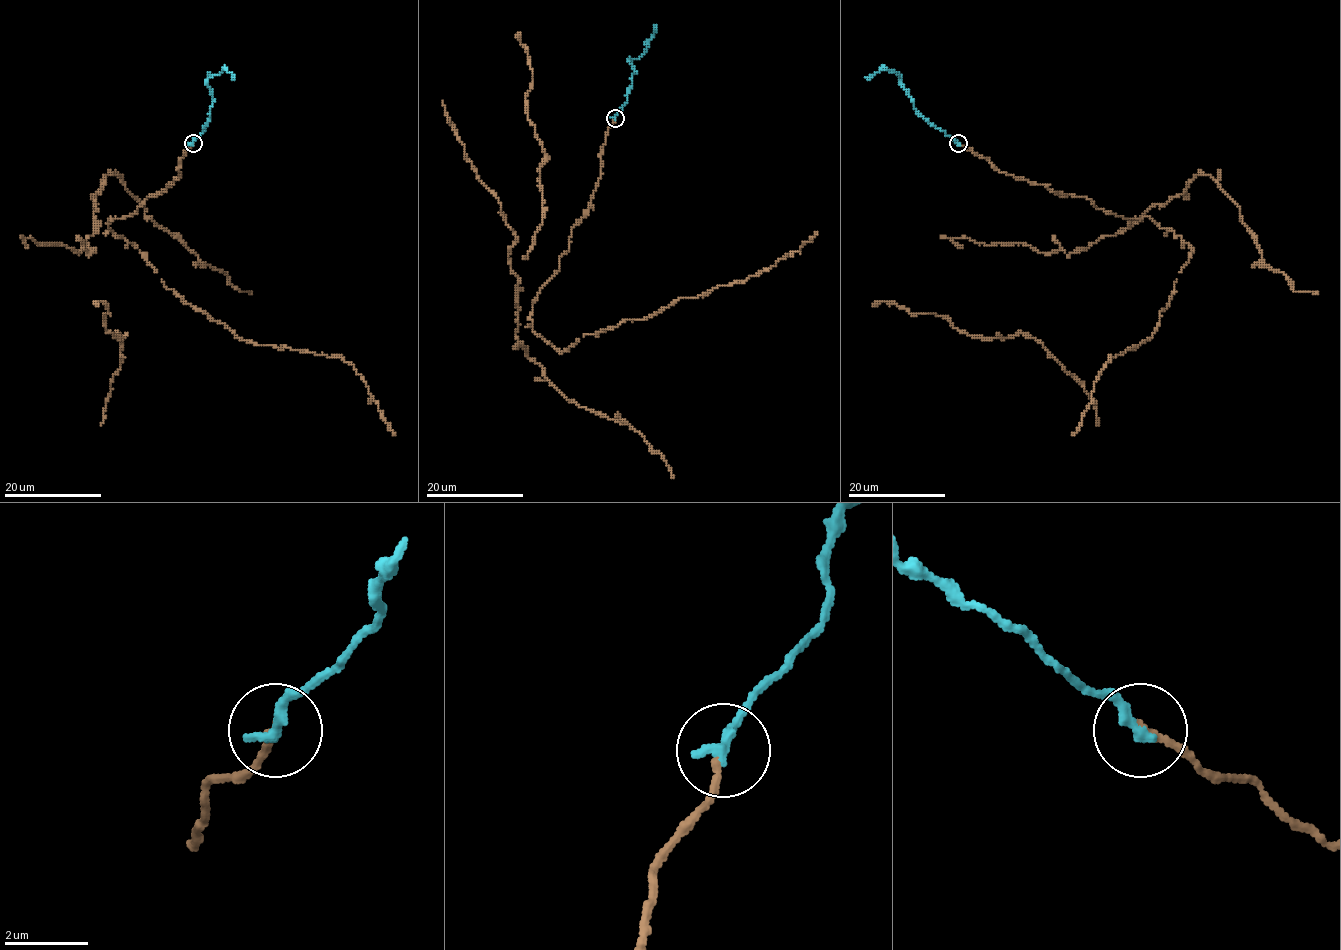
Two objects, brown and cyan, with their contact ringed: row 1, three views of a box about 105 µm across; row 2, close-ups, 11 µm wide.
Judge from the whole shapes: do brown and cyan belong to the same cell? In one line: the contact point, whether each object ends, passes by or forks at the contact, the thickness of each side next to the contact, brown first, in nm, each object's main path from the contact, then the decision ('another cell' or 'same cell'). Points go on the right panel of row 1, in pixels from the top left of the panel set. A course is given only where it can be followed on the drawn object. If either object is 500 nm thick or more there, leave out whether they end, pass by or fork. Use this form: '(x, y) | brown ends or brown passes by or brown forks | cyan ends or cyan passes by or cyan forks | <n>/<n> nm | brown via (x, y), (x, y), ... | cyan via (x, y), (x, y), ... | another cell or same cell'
(958, 143) | brown ends | cyan ends | 190/320 nm | brown via (958, 143), (1064, 196), (1149, 216), (1193, 248), (1159, 323), (1106, 364), (1073, 435) | cyan via (958, 143), (915, 111), (913, 100), (893, 70), (880, 70), (864, 77) | same cell

